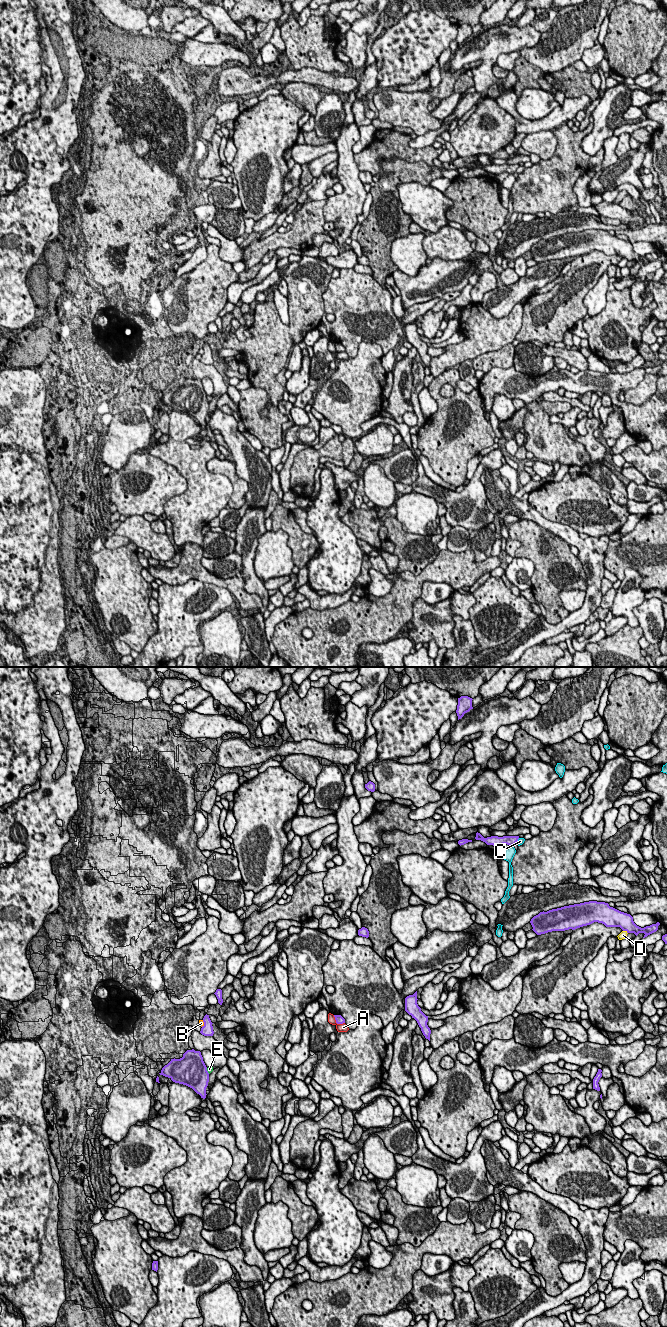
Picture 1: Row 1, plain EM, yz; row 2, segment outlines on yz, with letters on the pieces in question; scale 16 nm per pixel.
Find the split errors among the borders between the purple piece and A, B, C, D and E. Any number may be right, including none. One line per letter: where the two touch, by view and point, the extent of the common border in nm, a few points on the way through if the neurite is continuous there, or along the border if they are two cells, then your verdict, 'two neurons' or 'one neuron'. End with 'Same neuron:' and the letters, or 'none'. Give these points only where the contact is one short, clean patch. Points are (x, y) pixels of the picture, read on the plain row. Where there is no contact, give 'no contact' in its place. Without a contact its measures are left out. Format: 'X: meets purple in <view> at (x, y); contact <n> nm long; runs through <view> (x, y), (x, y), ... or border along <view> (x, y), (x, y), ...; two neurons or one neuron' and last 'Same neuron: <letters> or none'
A: meets purple in yz at (337, 351); contact 240 nm long; two neurons
B: meets purple in yz at (204, 351); contact 120 nm long; border along yz (202, 348), (203, 352), (201, 354); two neurons
C: meets purple in yz at (511, 173); contact 70 nm long; border along yz (509, 173), (512, 174); two neurons
D: meets purple in yz at (625, 258); contact 100 nm long; two neurons
E: meets purple in yz at (207, 399); contact 110 nm long; two neurons
Same neuron: none

